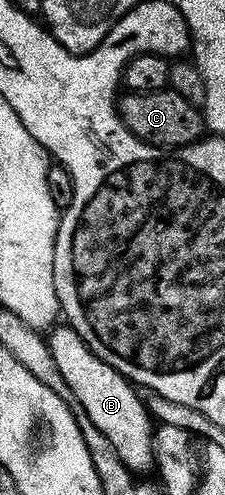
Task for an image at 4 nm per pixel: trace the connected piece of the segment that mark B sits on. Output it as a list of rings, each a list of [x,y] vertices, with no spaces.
[[[55,325],[50,328],[46,340],[53,359],[57,363],[57,369],[60,370],[69,389],[73,391],[77,401],[85,407],[86,413],[89,413],[89,418],[97,429],[109,439],[110,444],[116,450],[117,457],[128,470],[132,473],[151,471],[153,467],[151,450],[153,419],[145,403],[139,400],[138,393],[140,392],[121,372],[115,371],[108,363],[98,359],[83,344],[83,338],[71,326],[59,326]]]

